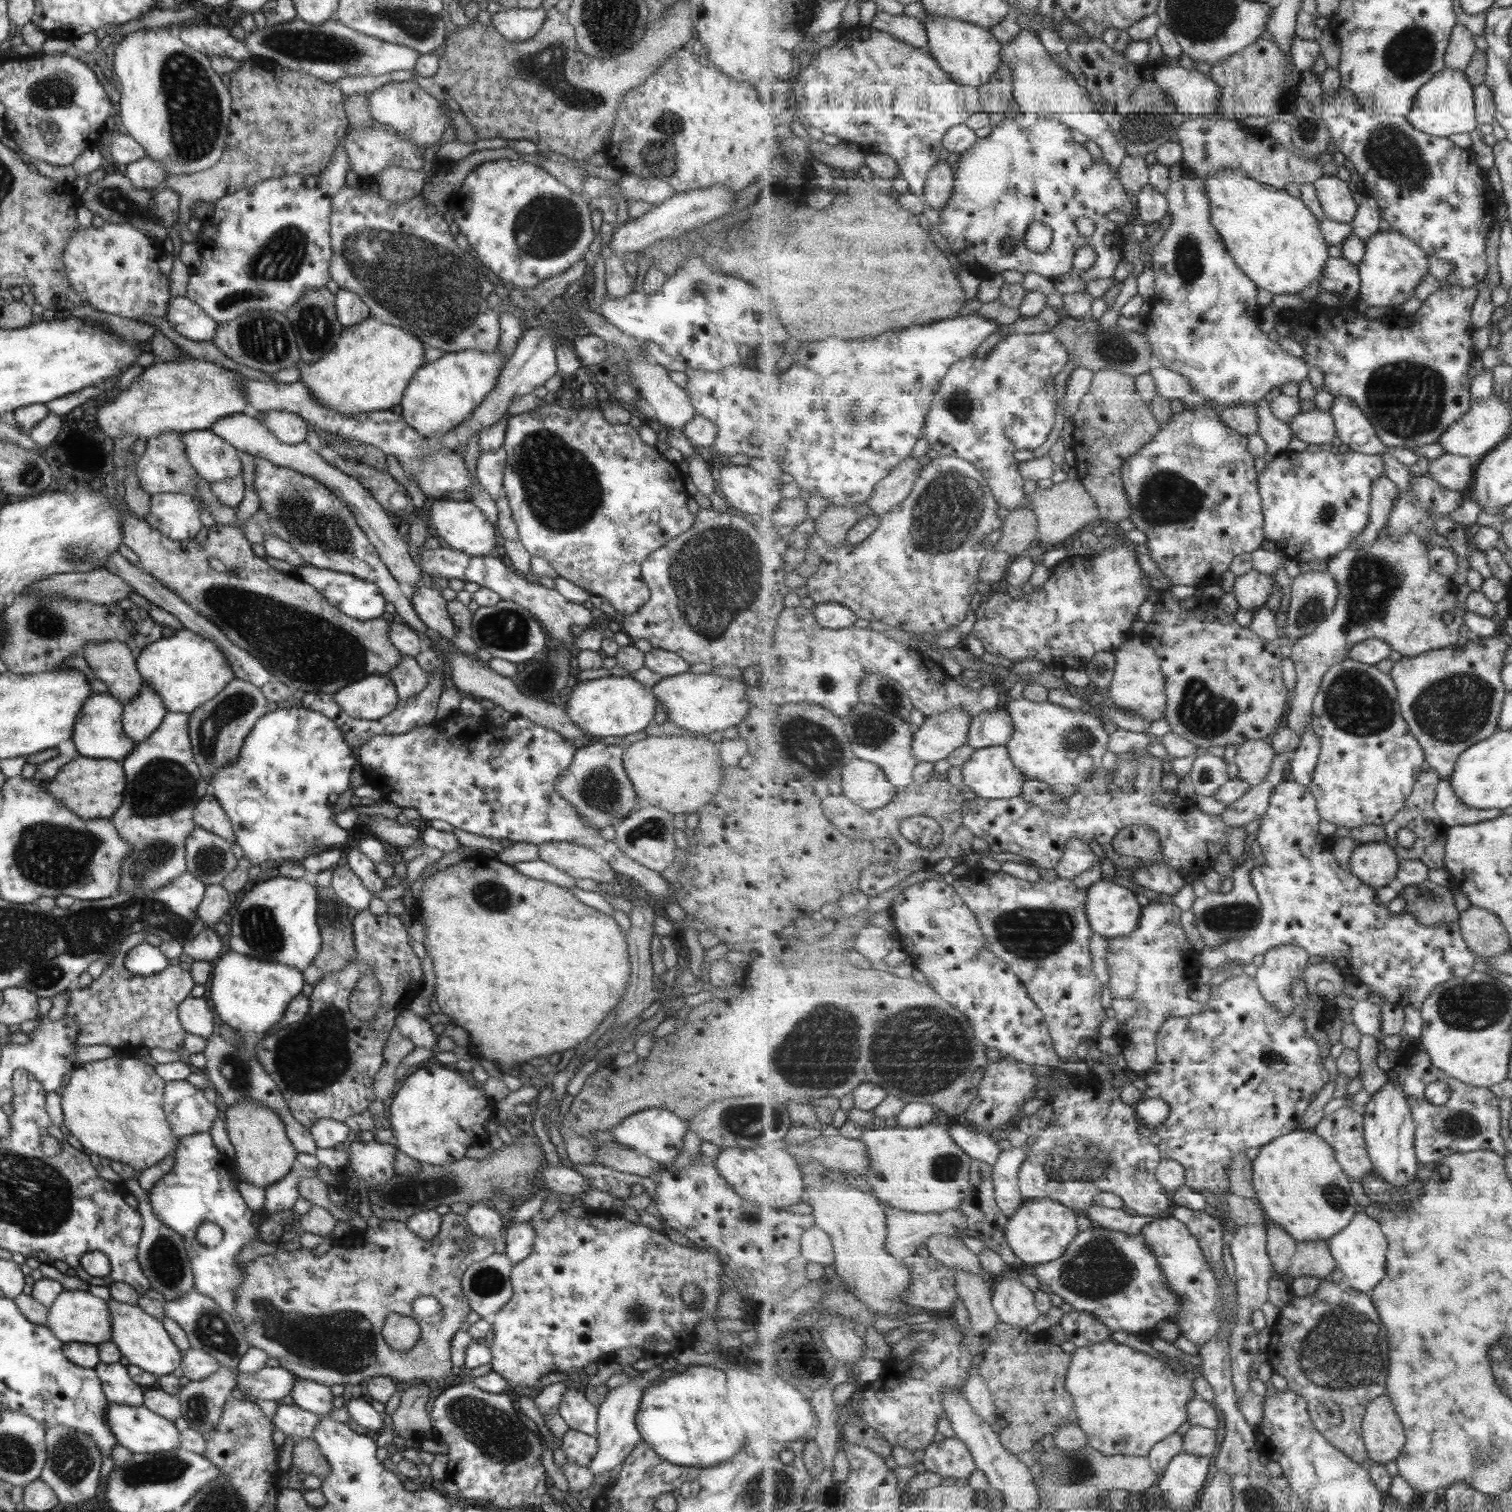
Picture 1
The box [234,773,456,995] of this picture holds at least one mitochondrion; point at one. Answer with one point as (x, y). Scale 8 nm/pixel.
(257, 925)

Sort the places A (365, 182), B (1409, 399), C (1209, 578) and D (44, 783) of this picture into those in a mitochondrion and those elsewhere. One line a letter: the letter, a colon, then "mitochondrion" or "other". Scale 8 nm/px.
A: other
B: mitochondrion
C: other
D: other

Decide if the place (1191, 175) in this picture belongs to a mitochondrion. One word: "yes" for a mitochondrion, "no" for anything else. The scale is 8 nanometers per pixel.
no

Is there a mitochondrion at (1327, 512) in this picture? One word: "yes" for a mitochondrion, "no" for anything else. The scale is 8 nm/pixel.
yes

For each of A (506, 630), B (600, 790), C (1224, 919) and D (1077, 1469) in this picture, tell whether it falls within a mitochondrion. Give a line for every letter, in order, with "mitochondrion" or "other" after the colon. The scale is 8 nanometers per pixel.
A: mitochondrion
B: mitochondrion
C: mitochondrion
D: mitochondrion

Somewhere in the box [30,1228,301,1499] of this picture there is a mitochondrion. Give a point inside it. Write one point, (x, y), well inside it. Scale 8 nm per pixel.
(72, 1459)

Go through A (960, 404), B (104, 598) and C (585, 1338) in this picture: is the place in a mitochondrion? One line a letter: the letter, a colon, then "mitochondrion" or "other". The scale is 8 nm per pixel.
A: mitochondrion
B: other
C: other

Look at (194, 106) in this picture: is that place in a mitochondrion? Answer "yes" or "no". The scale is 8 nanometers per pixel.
yes

